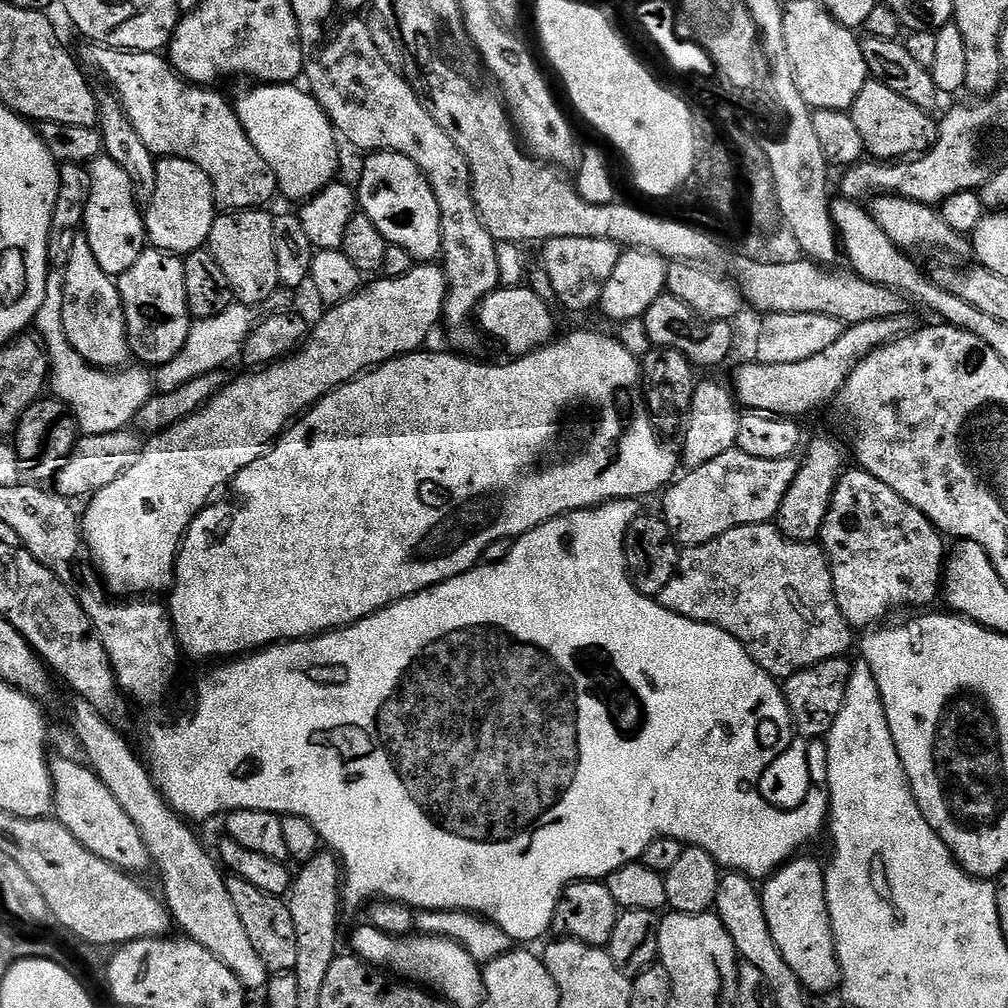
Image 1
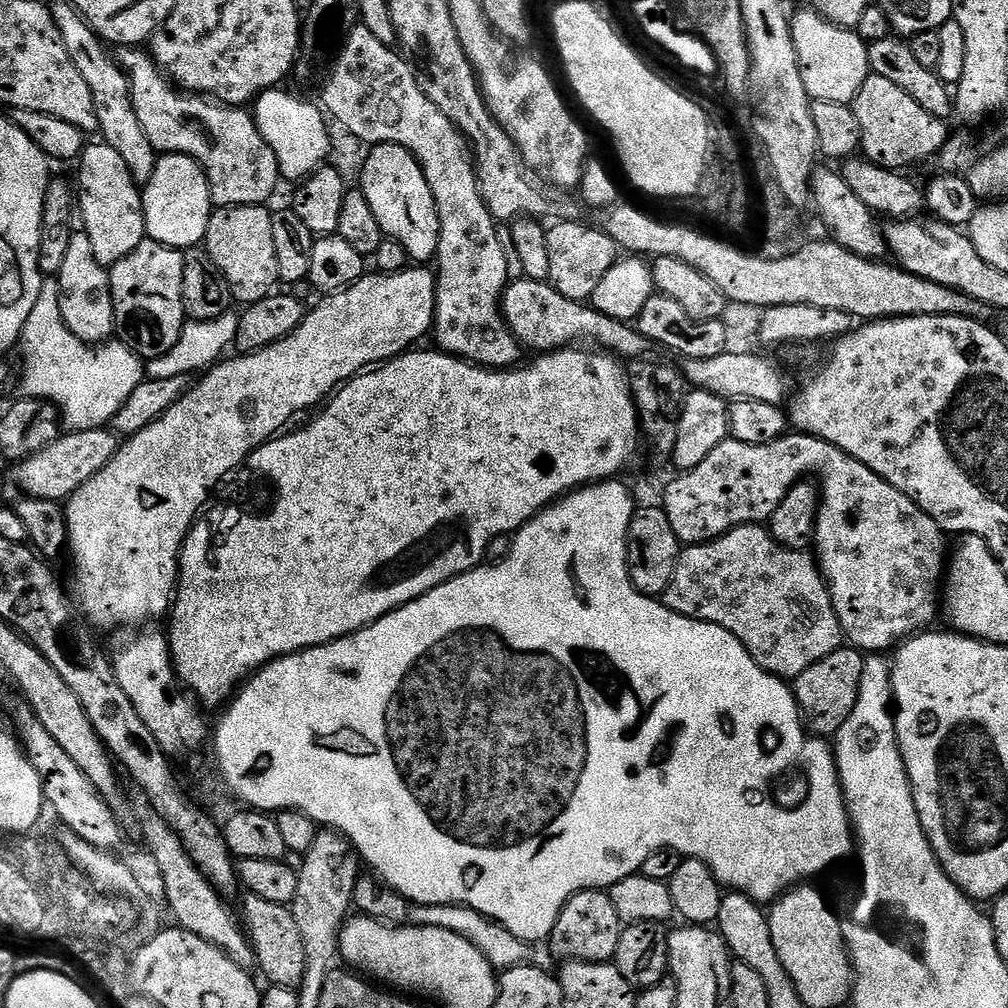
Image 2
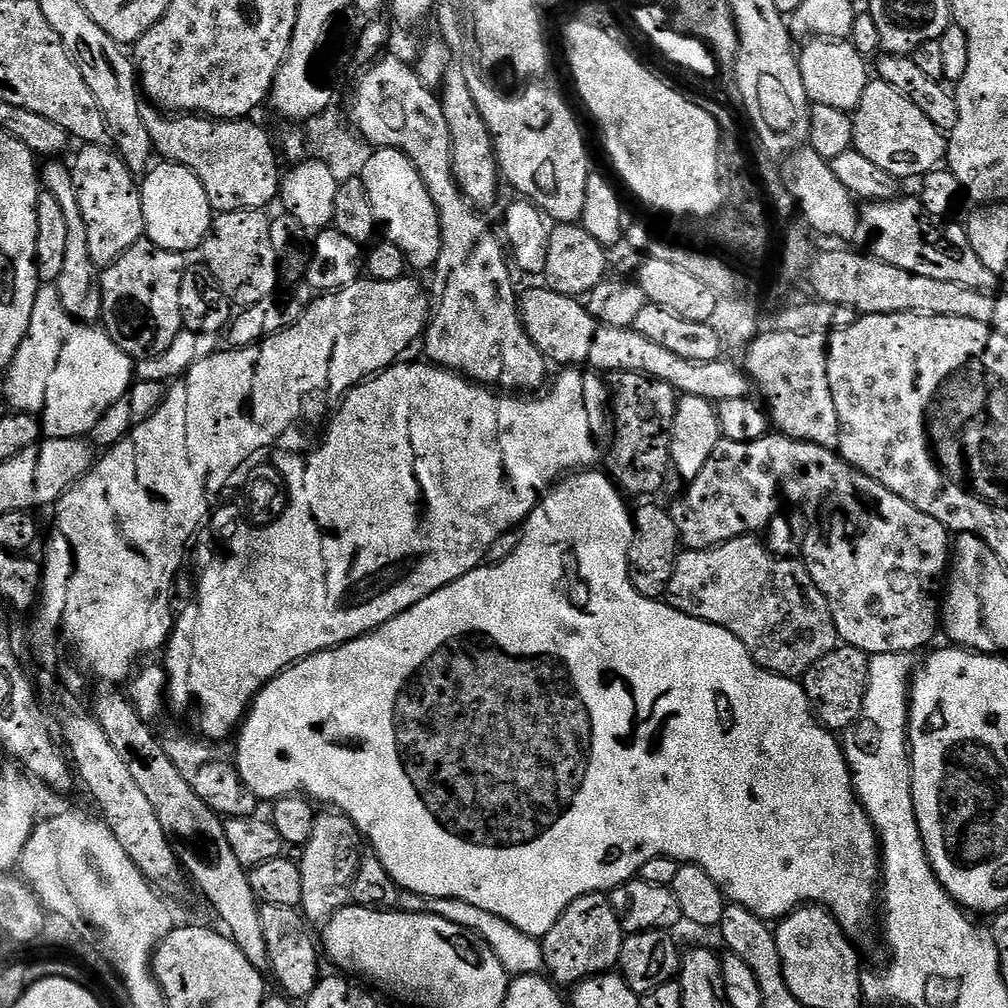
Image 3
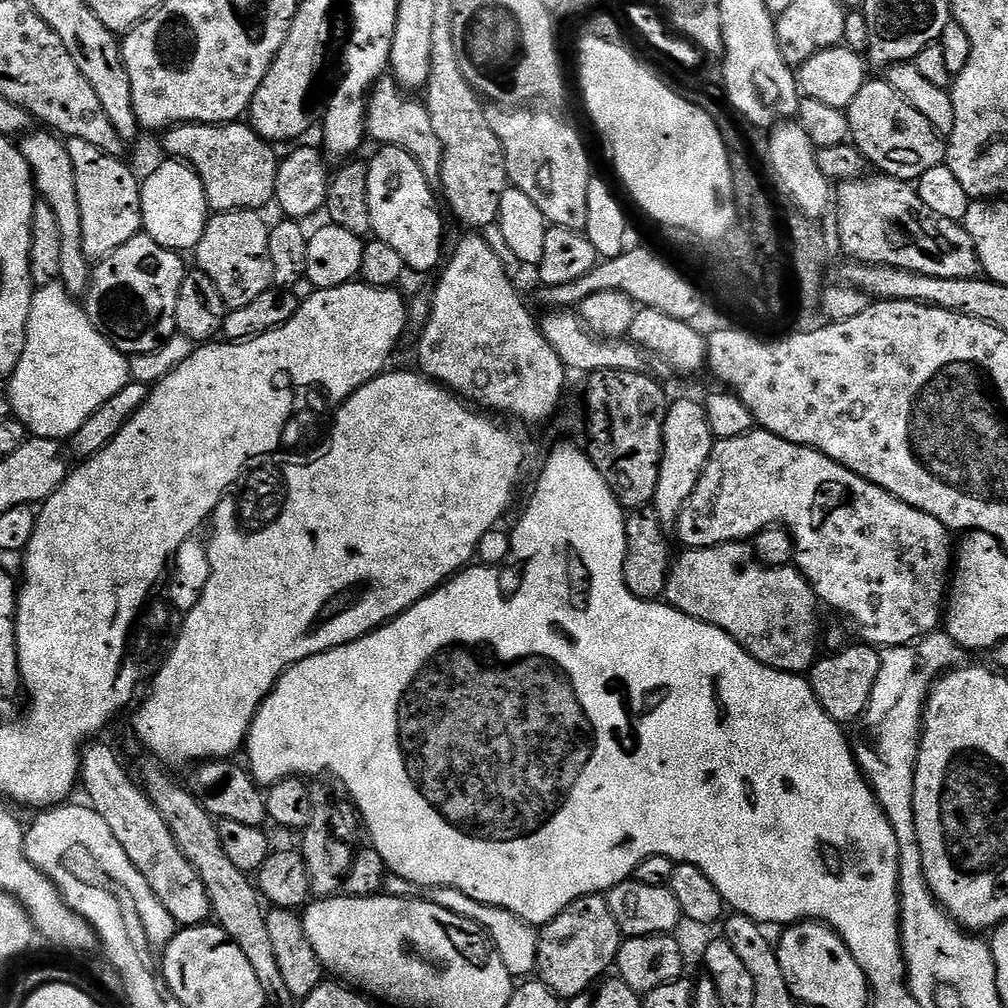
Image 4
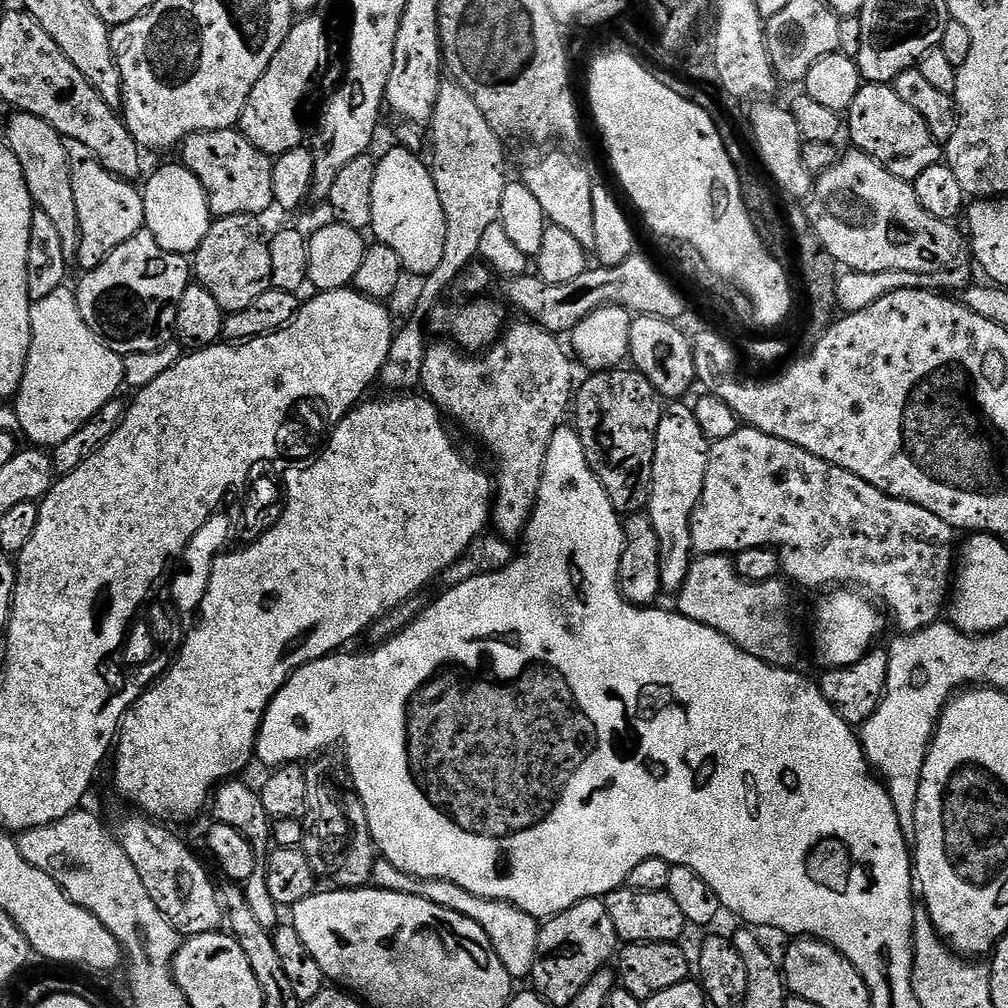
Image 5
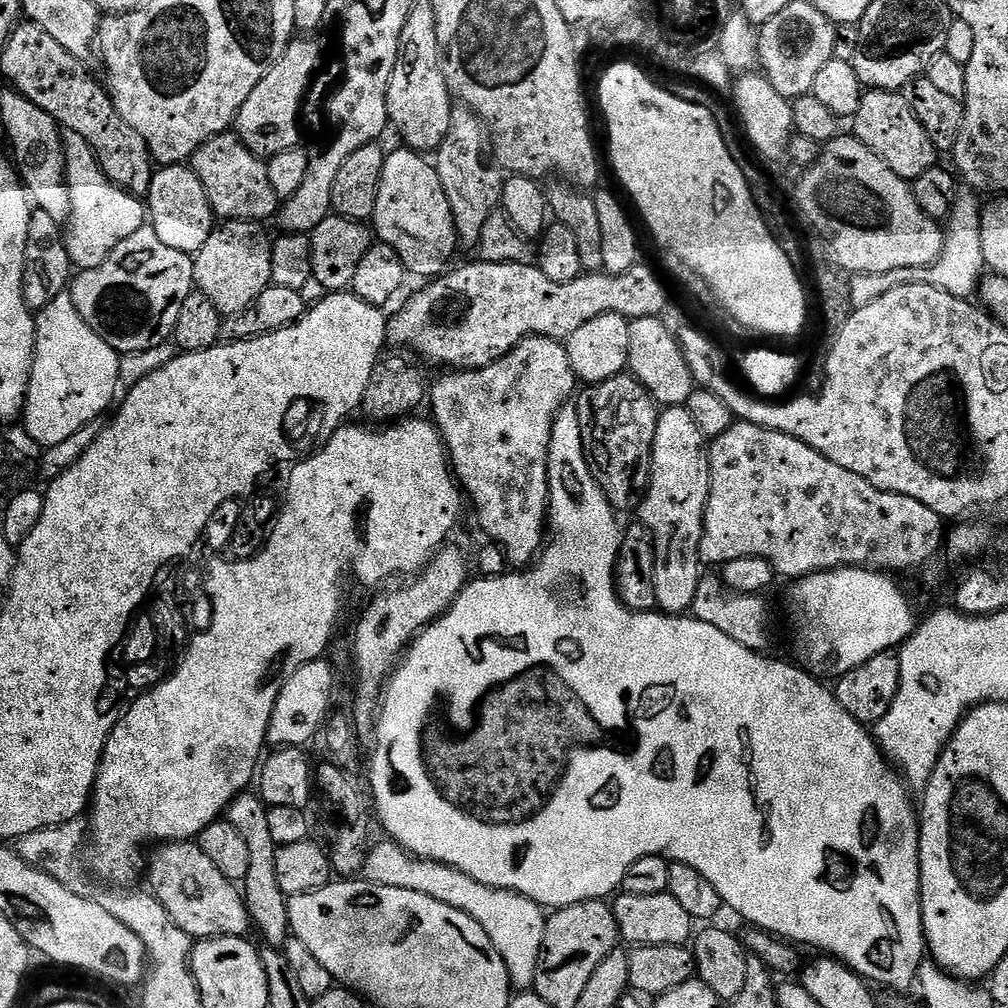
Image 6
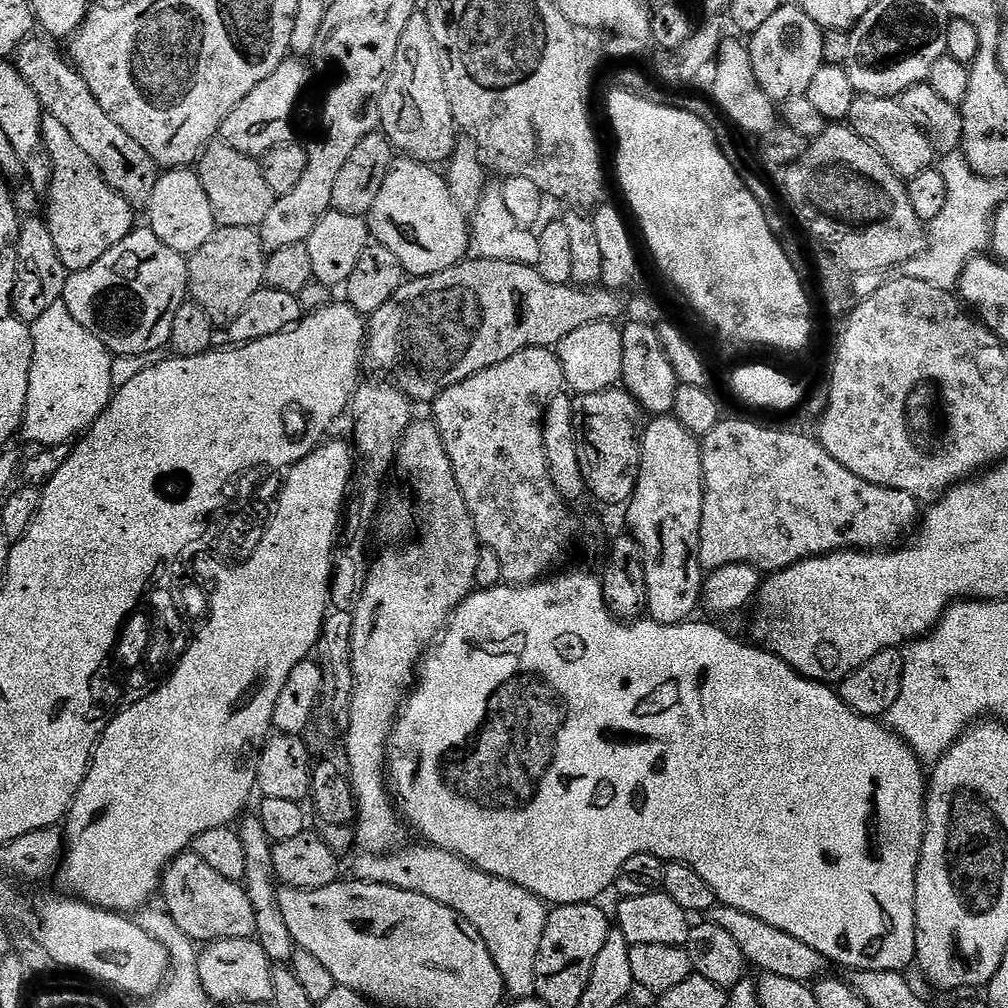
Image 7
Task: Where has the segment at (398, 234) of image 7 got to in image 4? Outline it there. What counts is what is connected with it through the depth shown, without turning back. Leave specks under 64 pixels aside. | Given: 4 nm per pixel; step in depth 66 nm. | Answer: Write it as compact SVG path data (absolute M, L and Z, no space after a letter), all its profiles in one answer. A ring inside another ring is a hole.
M384 146L379 151L368 164L368 205L375 239L393 248L411 271L439 269L445 255L444 220L436 209L438 196L432 193L433 185L406 150Z

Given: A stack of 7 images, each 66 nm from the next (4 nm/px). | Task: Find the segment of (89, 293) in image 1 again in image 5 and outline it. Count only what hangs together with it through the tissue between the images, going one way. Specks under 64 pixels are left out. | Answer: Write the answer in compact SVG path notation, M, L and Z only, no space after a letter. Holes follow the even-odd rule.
M17 111L8 120L9 150L18 158L24 171L26 186L30 190L33 205L42 214L47 214L52 225L62 238L62 250L69 262L75 261L80 248L80 227L78 226L78 206L74 206L74 186L72 167L68 157L69 145L59 132L54 131L46 121L29 112Z

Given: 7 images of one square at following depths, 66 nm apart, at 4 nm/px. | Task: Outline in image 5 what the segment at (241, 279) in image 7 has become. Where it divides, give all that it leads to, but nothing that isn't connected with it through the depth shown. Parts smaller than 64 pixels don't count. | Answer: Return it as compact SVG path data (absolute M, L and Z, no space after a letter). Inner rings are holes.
M222 216L213 219L202 246L194 253L194 276L222 306L225 314L241 312L272 287L268 240L260 237L253 221L246 216Z

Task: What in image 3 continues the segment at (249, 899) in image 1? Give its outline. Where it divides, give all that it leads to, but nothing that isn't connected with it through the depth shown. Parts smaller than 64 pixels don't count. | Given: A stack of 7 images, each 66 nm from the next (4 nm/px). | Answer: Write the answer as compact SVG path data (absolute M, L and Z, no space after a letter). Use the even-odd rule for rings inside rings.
M261 904L260 922L262 935L266 940L266 954L268 955L268 968L270 976L276 979L276 984L285 997L296 1002L307 1000L308 995L316 989L316 984L322 978L320 960L322 952L318 942L312 938L310 924L305 919L299 907L270 906Z

